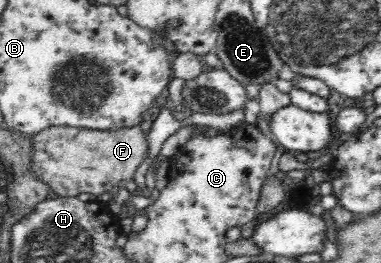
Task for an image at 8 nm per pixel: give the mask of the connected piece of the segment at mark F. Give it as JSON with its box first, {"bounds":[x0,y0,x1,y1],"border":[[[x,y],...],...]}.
{"bounds":[29,126,149,197],"border":[[[51,126],[29,136],[33,145],[31,169],[49,185],[52,196],[77,197],[81,192],[100,196],[111,192],[121,180],[129,181],[145,162],[149,143],[137,126],[114,130],[93,130],[76,126]]]}

